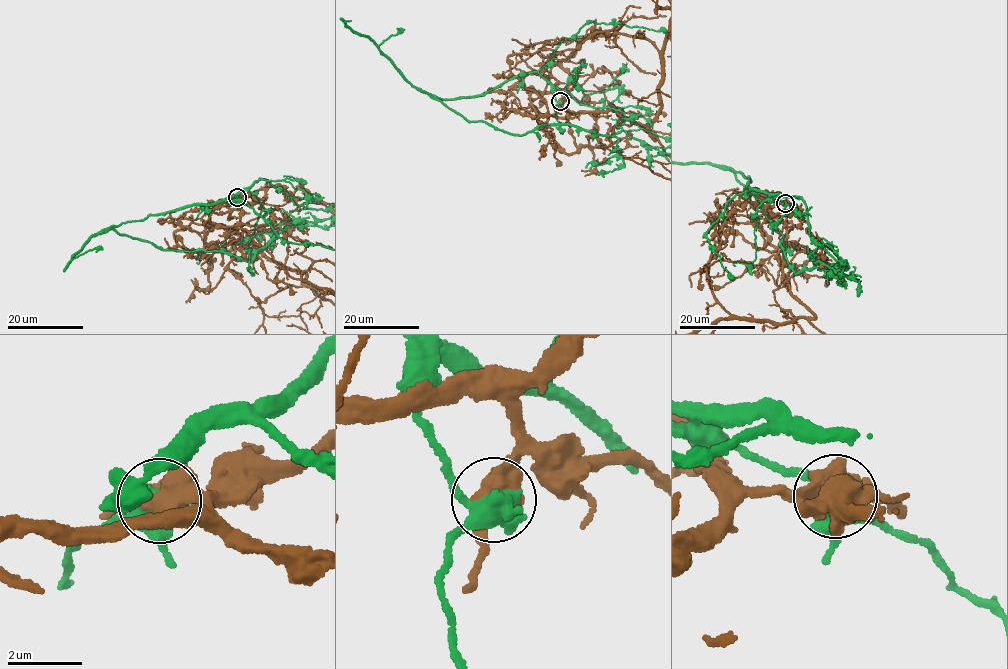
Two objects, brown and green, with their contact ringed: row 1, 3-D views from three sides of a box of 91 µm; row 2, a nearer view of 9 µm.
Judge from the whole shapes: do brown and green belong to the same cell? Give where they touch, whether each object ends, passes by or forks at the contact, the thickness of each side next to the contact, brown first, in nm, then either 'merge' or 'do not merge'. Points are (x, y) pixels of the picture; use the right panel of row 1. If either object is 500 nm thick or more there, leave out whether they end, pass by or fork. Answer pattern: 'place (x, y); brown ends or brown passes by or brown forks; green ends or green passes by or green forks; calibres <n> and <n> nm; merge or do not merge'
place (785, 203); brown passes by; green forks; calibres 480 and 460 nm; do not merge

